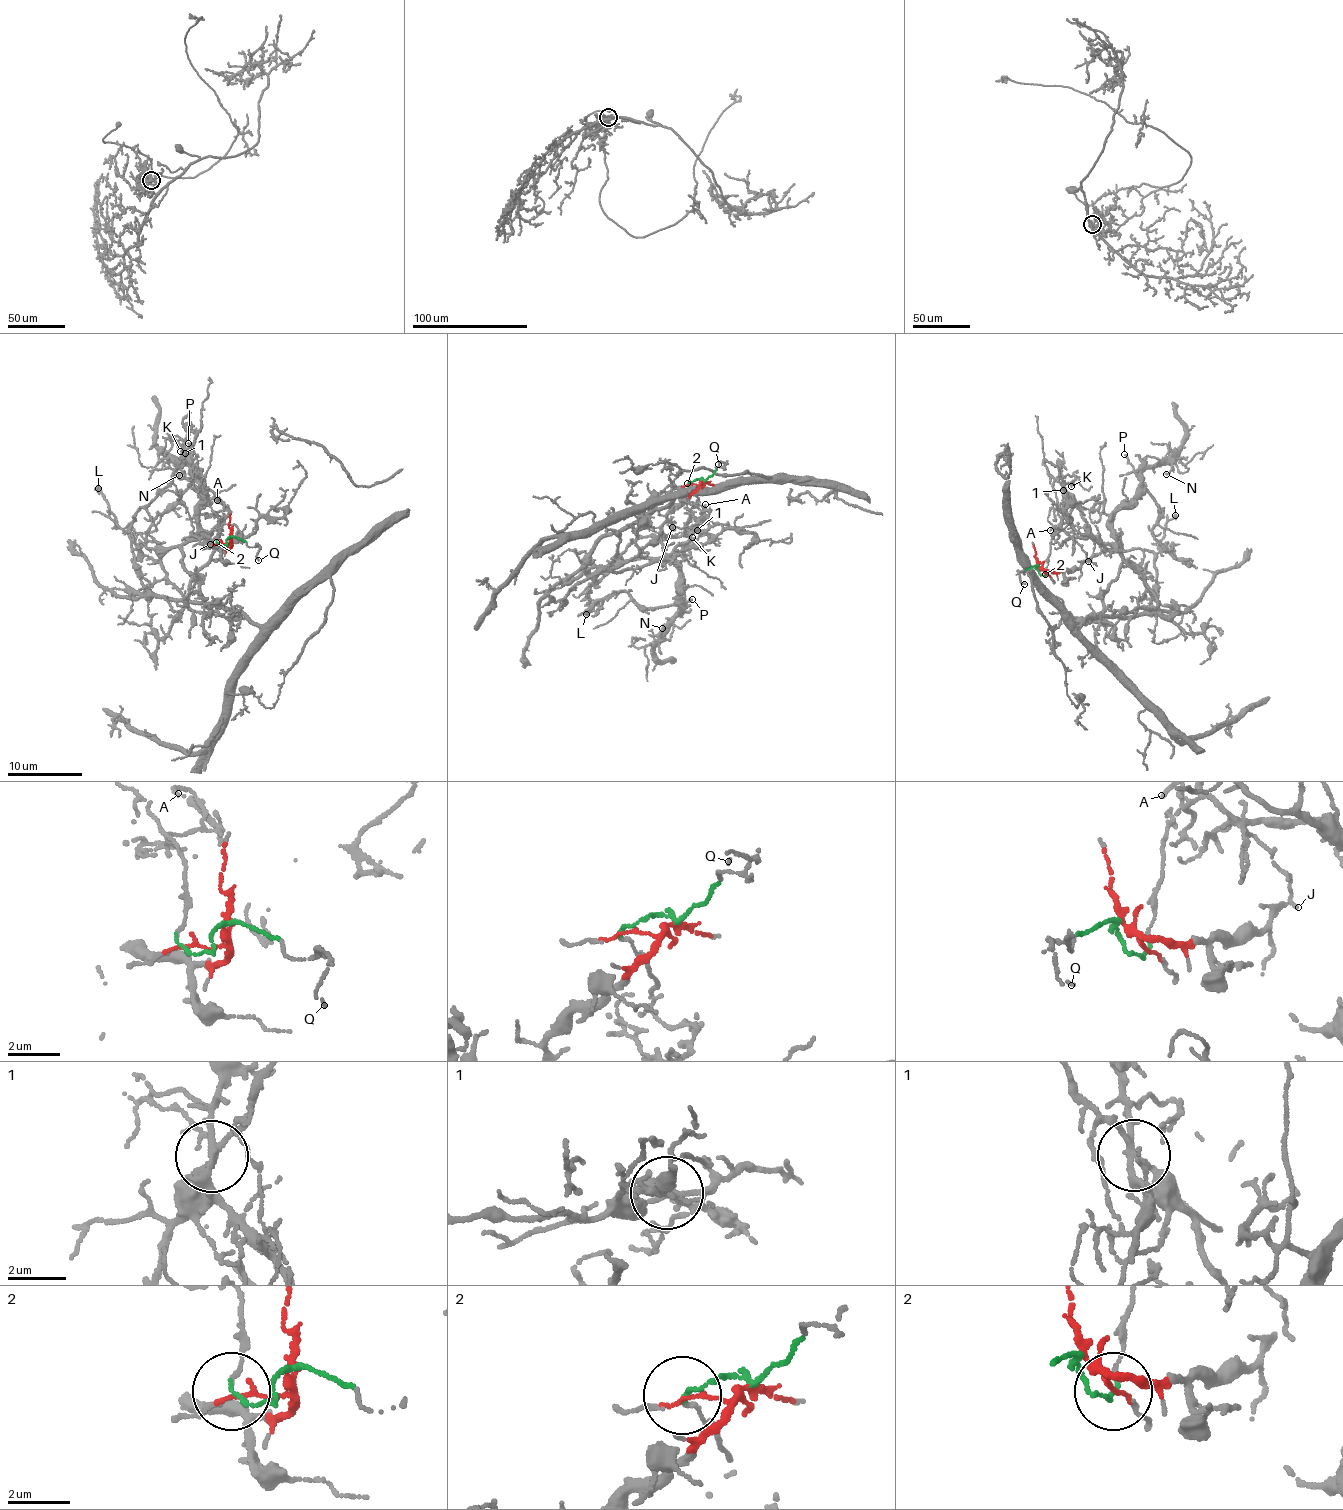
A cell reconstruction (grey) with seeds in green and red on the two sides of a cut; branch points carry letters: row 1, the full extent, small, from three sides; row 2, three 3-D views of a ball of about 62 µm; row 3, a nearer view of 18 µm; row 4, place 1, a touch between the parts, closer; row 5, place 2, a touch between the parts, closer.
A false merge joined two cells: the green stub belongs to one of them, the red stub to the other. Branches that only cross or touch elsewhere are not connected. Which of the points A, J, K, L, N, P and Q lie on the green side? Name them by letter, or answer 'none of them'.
L, Q

